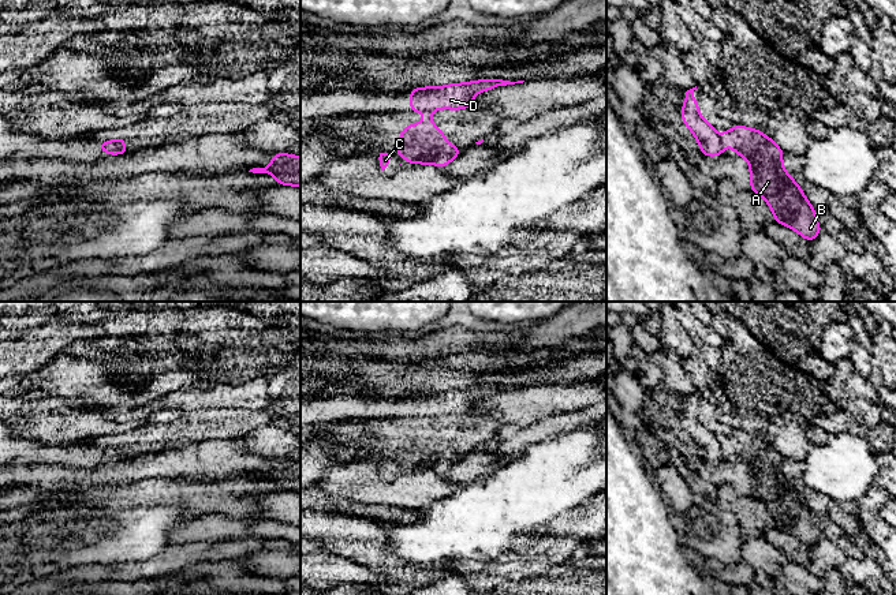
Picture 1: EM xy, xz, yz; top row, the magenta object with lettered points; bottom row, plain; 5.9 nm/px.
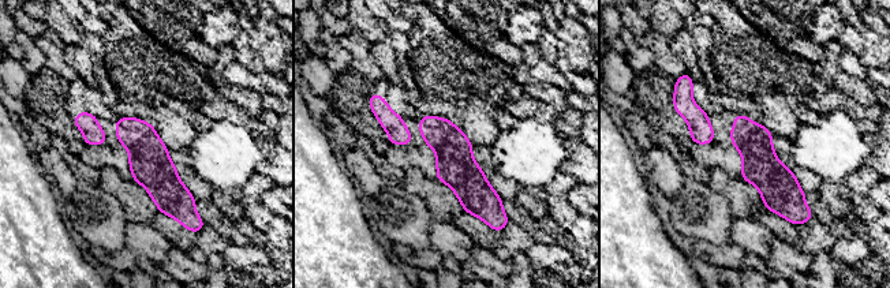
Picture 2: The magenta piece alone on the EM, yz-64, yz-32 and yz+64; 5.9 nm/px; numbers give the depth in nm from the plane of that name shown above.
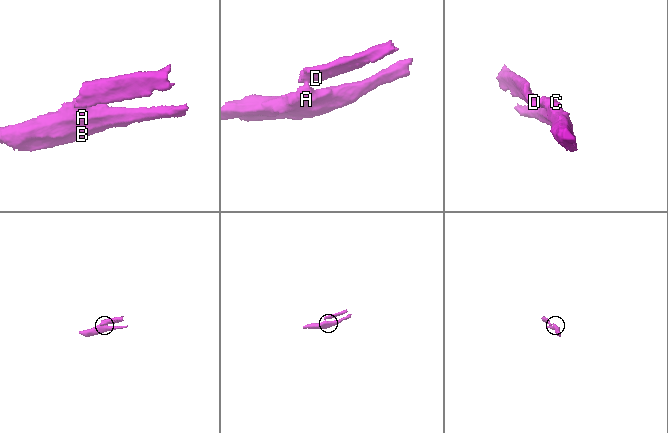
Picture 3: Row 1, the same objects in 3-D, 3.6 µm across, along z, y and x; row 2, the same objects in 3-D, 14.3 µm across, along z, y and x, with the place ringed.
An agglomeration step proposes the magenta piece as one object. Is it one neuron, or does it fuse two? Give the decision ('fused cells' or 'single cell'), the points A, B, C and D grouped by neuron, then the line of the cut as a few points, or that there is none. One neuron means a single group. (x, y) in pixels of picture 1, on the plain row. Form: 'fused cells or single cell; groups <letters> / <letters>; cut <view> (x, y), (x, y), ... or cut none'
fused cells; groups A B C / D; cut yz (719, 442), (723, 449)

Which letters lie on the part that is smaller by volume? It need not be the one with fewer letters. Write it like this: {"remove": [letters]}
{"remove": ["D"]}

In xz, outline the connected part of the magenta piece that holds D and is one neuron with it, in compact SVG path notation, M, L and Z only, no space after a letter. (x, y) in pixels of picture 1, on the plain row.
M481 385L467 389L449 389L437 393L417 393L410 398L410 416L426 418L436 415L468 415L474 403L479 397L496 394L499 392L523 389L524 386L509 388L503 385Z

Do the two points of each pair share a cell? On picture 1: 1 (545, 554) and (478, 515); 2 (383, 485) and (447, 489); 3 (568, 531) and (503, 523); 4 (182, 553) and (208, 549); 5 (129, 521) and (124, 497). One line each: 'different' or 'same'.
1: different
2: same
3: different
4: same
5: different

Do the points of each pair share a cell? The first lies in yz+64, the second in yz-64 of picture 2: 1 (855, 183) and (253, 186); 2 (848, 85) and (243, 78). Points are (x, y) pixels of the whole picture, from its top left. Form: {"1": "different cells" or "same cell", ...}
{"1": "same cell", "2": "different cells"}

